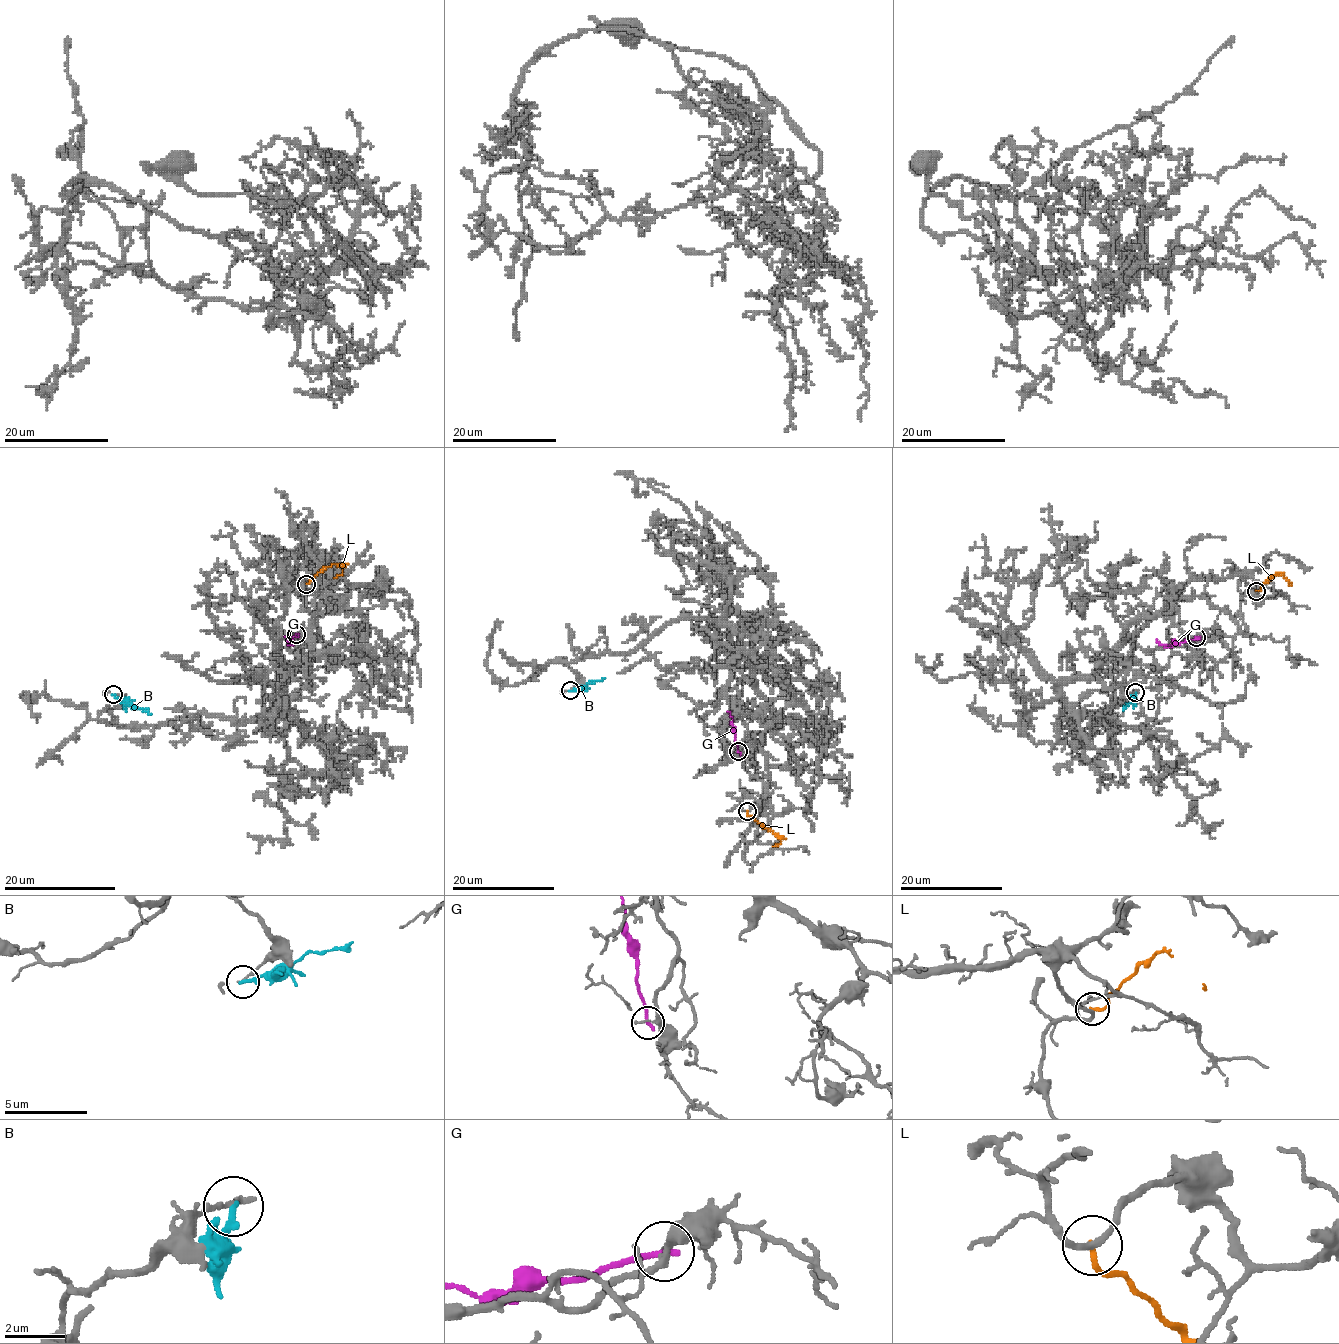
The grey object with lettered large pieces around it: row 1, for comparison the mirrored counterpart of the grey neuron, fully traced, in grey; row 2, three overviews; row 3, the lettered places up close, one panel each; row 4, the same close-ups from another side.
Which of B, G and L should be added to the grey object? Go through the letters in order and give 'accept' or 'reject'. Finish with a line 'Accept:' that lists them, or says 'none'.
B: reject
G: reject
L: reject
Accept: none

